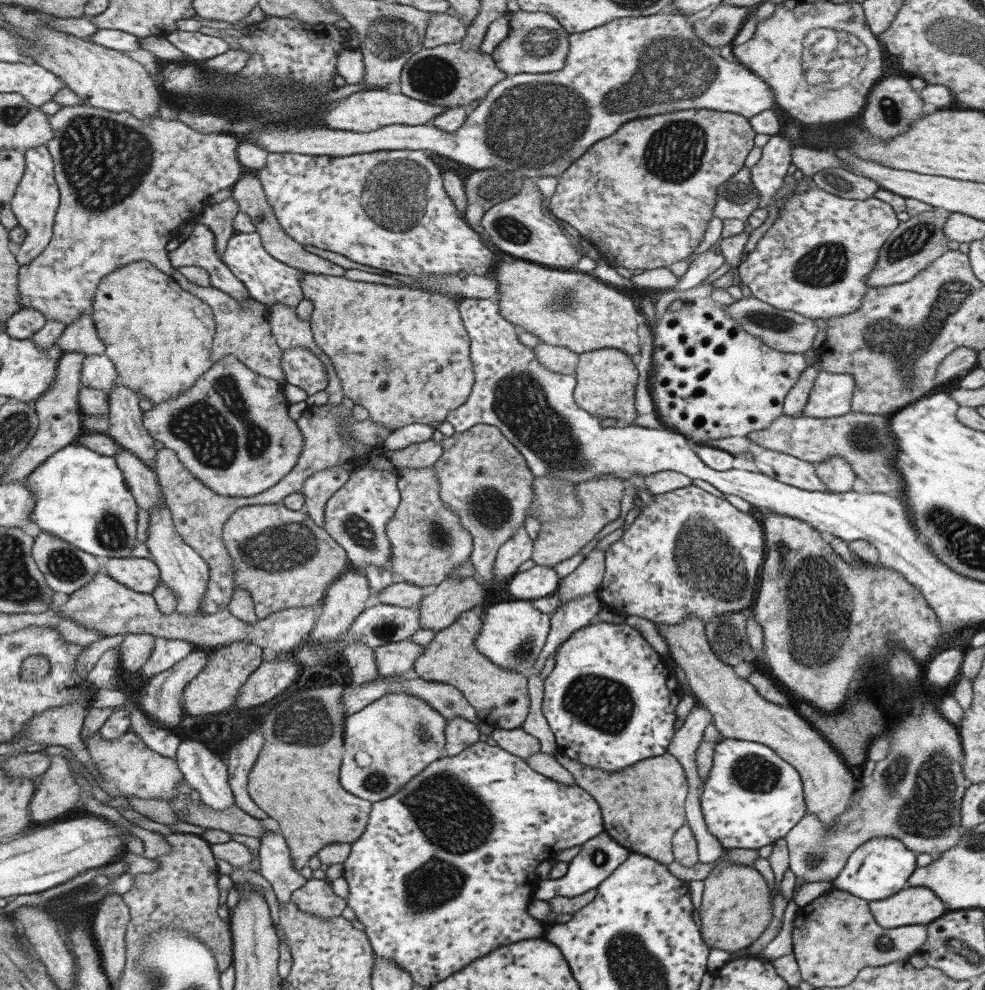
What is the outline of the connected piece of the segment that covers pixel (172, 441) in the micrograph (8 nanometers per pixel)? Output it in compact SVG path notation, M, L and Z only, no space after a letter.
M233 355L213 363L175 398L142 413L142 426L214 494L255 498L297 463L303 440L287 414L283 385L249 370Z

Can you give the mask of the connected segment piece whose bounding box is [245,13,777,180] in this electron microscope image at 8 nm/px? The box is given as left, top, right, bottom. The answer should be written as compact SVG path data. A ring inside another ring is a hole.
M653 14L651 16L639 16L637 18L619 18L609 22L608 24L589 29L585 32L578 32L568 35L569 52L566 56L563 68L553 72L546 73L519 73L515 75L506 75L498 84L495 84L487 94L481 99L480 103L475 109L464 118L463 124L457 128L455 132L443 132L439 128L435 128L433 125L419 124L417 126L409 126L403 124L390 124L389 126L383 126L377 130L371 132L351 132L340 131L323 127L305 127L301 129L293 129L287 127L273 127L269 129L268 125L261 125L252 130L254 138L248 139L248 133L245 135L246 140L251 140L257 146L264 148L268 153L278 152L290 152L306 155L327 155L327 156L349 156L357 153L368 153L375 151L390 151L390 150L412 150L412 151L424 151L426 153L438 154L439 156L445 156L459 162L459 164L465 164L465 166L471 166L475 170L485 170L487 168L500 168L500 170L507 172L517 172L519 176L525 179L534 180L537 177L542 176L559 176L571 163L575 162L592 144L595 144L598 140L604 139L620 127L621 124L628 120L640 119L643 117L658 115L666 112L687 110L687 109L703 109L707 111L719 111L719 112L732 112L746 119L763 112L764 110L772 110L777 107L774 99L773 90L769 86L765 85L758 76L749 72L749 69L745 68L741 63L736 61L727 61L718 55L717 50L711 46L703 44L701 40L696 38L692 33L691 26L687 26L686 18L681 14ZM669 58L673 58L673 70L675 74L671 76L671 88L669 88L669 75L667 68L669 68Z

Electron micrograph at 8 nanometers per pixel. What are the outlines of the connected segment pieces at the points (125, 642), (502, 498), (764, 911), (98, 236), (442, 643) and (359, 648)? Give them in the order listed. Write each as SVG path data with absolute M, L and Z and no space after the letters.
M126 634L118 644L121 652L121 666L135 674L151 654L156 636L148 634Z
M477 424L464 432L444 437L439 444L443 452L432 466L439 483L441 503L458 516L458 523L471 535L472 549L468 560L474 568L473 578L490 592L492 584L496 583L492 574L497 549L522 527L524 514L532 502L534 476L516 448L493 426Z
M724 852L714 861L716 864L703 881L702 900L699 902L698 928L703 944L726 953L748 948L761 936L771 921L772 905L769 901L767 882L753 866L727 862Z
M89 105L60 106L53 115L49 115L48 123L53 131L53 138L46 142L46 147L51 155L54 167L54 181L58 186L59 200L58 207L54 216L52 225L52 235L46 247L31 262L18 267L17 290L20 294L20 308L29 307L40 312L46 322L49 319L61 321L64 326L72 323L81 313L87 313L89 316L92 311L92 302L99 280L109 274L115 268L119 268L130 262L150 262L157 270L164 272L167 276L172 276L174 267L170 265L166 248L164 247L171 239L178 235L179 225L182 222L197 218L203 211L208 202L208 198L221 190L231 187L242 175L242 167L236 157L236 146L238 143L226 132L195 132L187 124L180 120L163 120L156 116L148 116L139 120L132 114L126 112L109 112L101 108L93 108Z
M477 608L460 612L456 619L433 635L411 668L411 676L421 680L448 684L456 688L474 709L481 722L493 729L511 730L521 727L530 705L526 675L501 668L489 662L474 645L482 619Z
M351 643L349 649L344 651L342 660L351 670L351 682L360 685L371 682L379 677L376 673L376 664L371 648L361 643Z

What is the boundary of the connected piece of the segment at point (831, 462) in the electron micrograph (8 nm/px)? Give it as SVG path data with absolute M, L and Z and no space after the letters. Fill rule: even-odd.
M831 456L821 464L814 464L817 478L821 479L829 494L841 494L851 491L853 480L857 477L845 460L839 456Z

